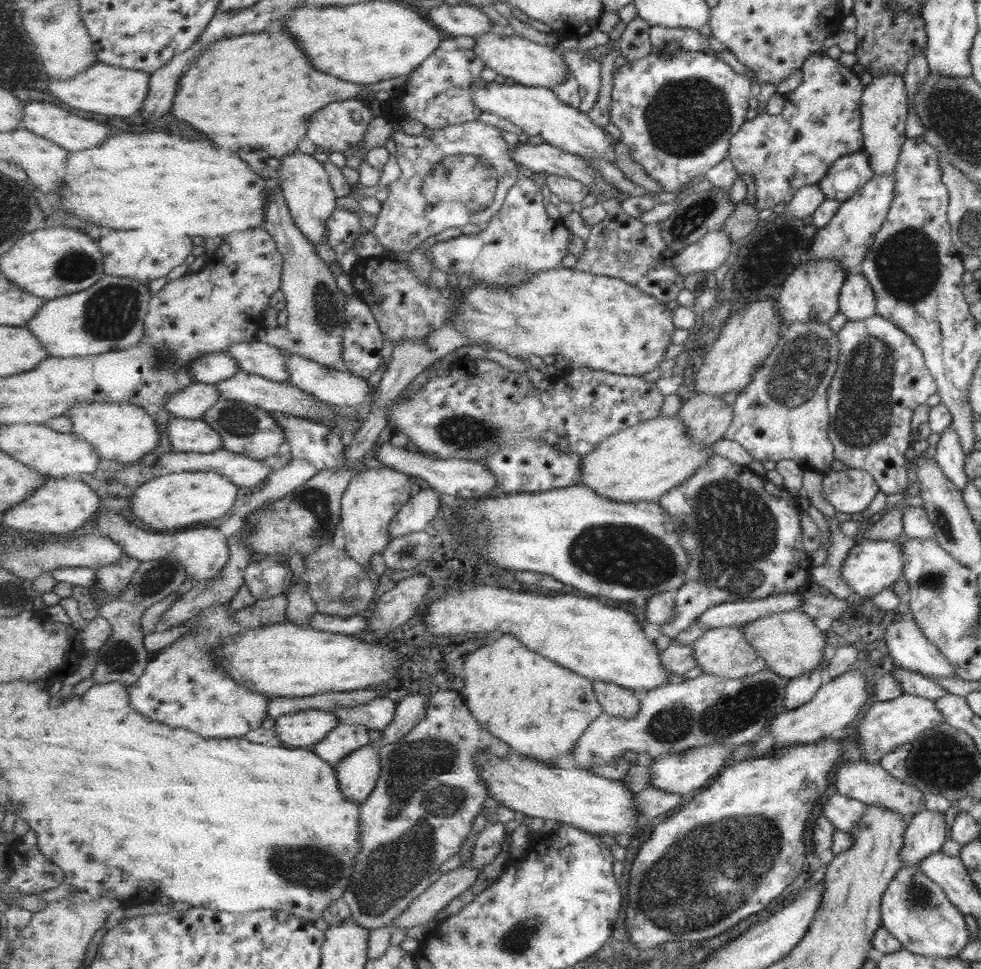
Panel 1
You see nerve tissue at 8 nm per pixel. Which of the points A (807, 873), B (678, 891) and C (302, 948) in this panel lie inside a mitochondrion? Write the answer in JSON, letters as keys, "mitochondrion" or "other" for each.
{"A":"other","B":"mitochondrion","C":"other"}

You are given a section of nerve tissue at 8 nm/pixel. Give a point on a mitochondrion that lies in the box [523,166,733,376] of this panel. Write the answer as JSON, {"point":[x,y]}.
{"point":[686,222]}

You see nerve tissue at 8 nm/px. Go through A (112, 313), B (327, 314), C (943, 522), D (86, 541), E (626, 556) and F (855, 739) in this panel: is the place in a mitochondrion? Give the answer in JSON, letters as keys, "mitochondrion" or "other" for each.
{"A":"mitochondrion","B":"mitochondrion","C":"mitochondrion","D":"other","E":"mitochondrion","F":"other"}

